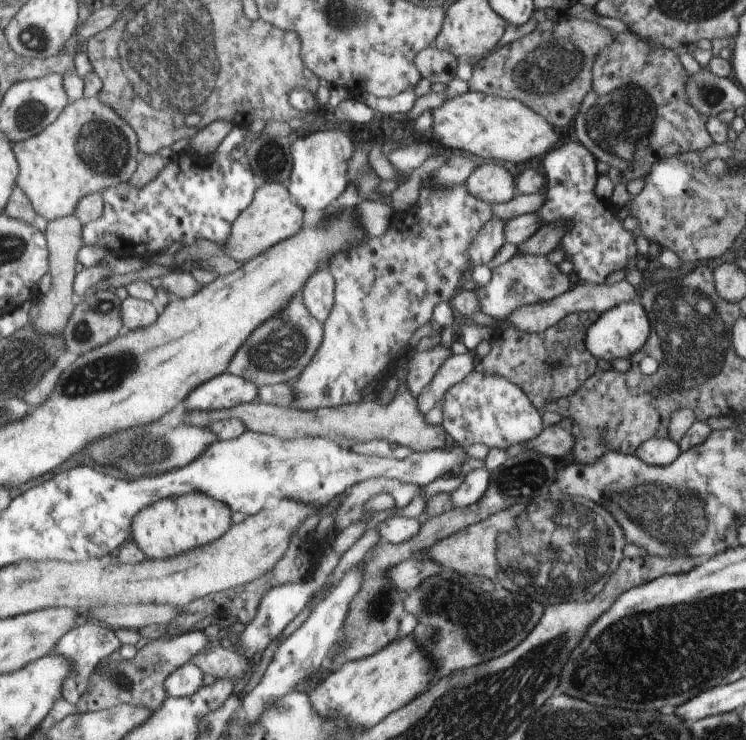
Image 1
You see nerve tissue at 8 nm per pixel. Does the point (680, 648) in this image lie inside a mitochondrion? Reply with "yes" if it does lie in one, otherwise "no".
yes

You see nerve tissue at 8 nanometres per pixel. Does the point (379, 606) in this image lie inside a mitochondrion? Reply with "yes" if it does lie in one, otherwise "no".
yes

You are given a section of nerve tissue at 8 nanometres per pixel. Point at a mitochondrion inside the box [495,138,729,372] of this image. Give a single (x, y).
(662, 296)

